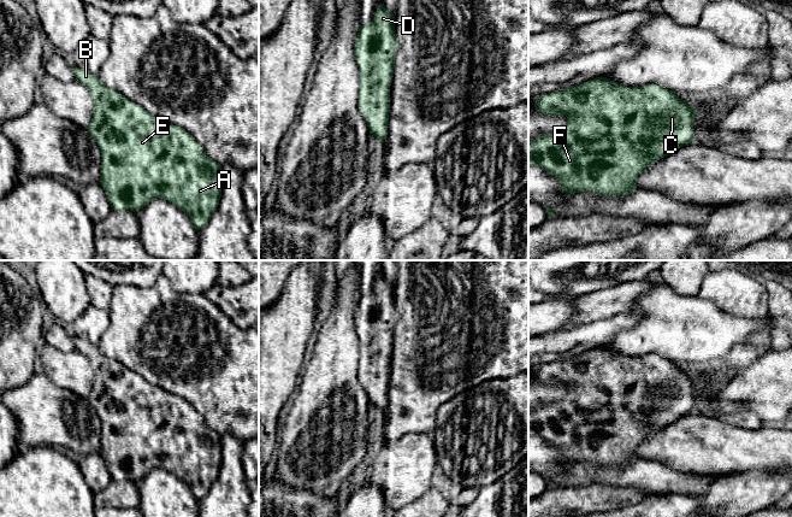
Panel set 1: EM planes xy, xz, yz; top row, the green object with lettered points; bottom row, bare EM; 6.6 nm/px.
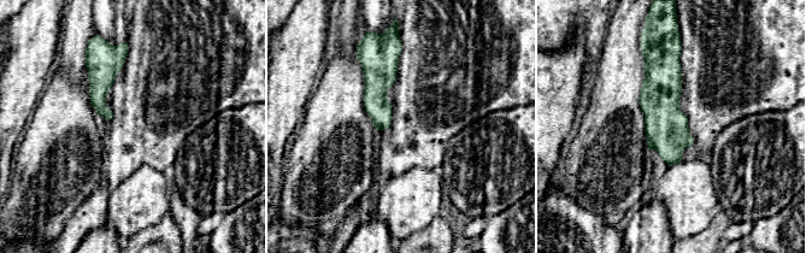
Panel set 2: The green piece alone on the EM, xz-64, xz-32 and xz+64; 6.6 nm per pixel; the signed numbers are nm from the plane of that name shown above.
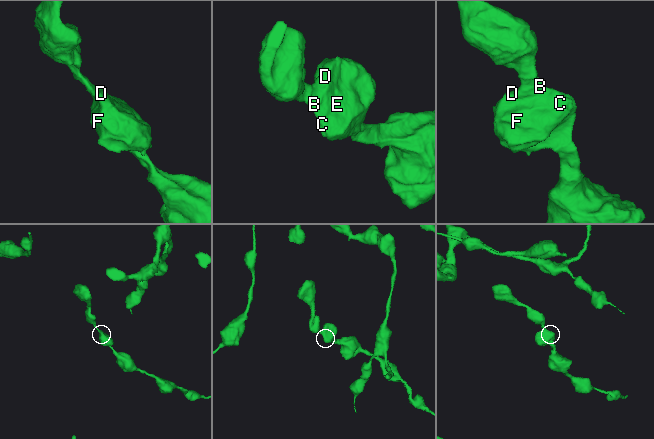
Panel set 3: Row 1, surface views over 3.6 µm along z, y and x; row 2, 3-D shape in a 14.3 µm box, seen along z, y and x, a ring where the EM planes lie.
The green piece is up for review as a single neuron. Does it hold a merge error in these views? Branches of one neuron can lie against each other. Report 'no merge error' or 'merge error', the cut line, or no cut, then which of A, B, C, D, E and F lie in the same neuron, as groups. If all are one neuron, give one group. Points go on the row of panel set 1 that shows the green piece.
no merge error; cut none; groups A B C D E F

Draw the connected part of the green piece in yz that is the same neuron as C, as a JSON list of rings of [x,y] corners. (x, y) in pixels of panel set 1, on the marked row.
[[[596,77],[580,86],[543,94],[534,100],[534,108],[546,116],[566,116],[567,123],[528,142],[528,165],[544,169],[562,184],[568,195],[593,192],[602,198],[627,195],[637,188],[637,176],[654,161],[695,141],[693,121],[699,111],[687,105],[673,90],[658,84],[625,87],[607,77]]]

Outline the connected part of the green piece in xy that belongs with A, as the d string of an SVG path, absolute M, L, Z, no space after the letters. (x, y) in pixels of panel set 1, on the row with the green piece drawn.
M73 64L71 69L94 100L88 131L101 151L100 184L112 210L136 213L152 200L164 199L181 208L197 231L205 228L221 196L221 165L209 159L185 129L150 114L118 90L106 87L97 75Z

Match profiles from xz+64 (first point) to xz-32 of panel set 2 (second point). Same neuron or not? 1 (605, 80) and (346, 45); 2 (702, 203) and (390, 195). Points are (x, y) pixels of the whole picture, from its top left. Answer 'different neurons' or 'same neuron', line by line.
1: different neurons
2: same neuron

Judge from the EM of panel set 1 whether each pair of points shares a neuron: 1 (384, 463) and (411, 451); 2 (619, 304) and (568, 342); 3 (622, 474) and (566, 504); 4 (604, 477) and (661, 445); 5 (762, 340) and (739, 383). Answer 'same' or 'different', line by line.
1: same
2: different
3: different
4: different
5: different

